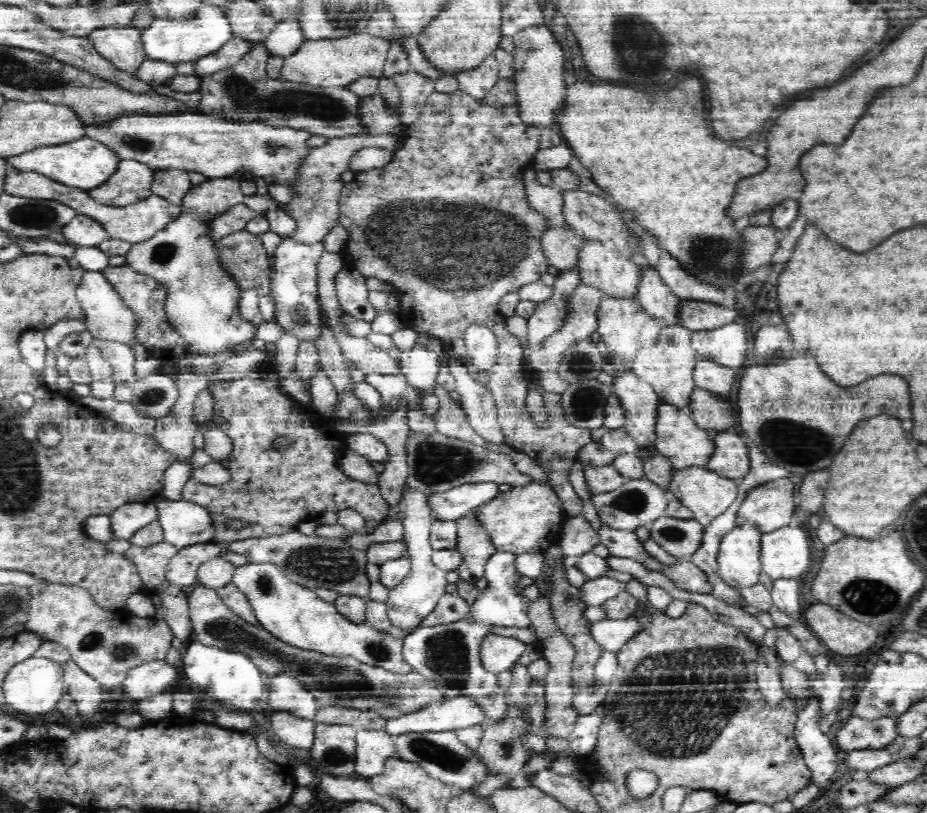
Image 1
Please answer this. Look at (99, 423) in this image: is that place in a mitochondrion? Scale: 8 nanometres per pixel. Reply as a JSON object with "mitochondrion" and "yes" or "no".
{"mitochondrion":"no"}

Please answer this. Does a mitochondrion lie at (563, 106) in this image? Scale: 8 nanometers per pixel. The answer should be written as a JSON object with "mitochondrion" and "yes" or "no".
{"mitochondrion":"no"}

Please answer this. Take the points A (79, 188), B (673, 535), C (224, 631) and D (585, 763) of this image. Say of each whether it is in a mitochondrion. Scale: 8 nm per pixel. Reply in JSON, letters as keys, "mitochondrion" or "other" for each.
{"A":"other","B":"mitochondrion","C":"mitochondrion","D":"other"}

